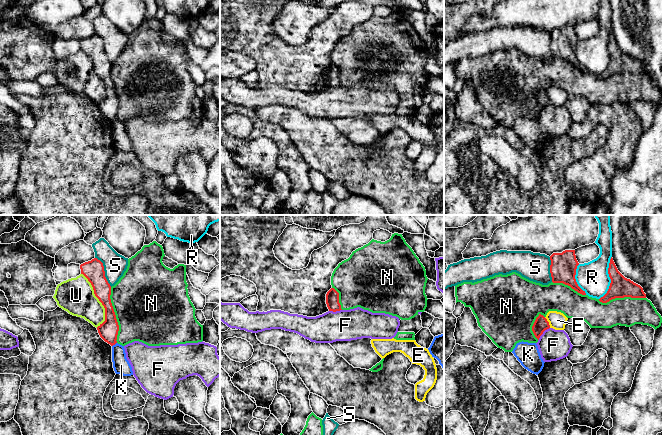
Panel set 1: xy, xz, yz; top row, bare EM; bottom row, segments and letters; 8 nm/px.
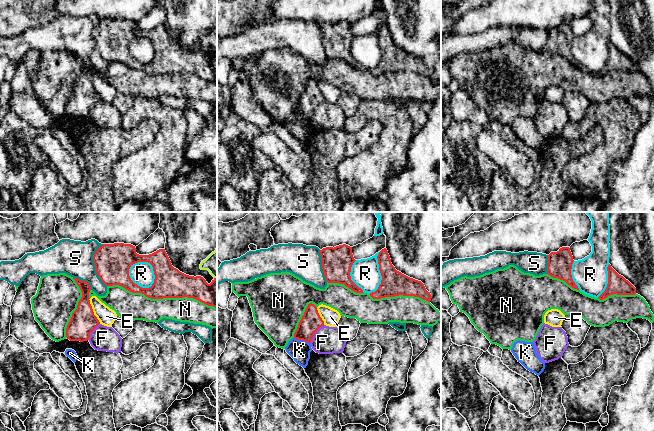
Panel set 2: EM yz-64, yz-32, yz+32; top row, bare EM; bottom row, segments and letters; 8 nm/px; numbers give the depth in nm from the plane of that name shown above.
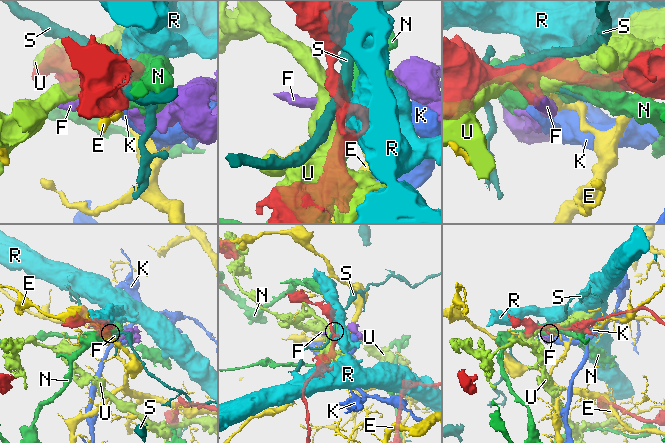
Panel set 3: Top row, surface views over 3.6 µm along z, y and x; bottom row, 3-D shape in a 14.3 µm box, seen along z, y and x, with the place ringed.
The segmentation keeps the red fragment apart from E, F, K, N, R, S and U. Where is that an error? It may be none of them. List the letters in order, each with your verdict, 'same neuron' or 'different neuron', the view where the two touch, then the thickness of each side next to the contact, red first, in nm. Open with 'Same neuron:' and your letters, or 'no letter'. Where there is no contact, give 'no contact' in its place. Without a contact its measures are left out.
Same neuron: no letter
E: different neuron | yz | 120/140 nm
F: different neuron | yz | 120/240 nm
K: different neuron | xy | 160/140 nm
N: different neuron | xy | 160/500 nm
R: different neuron | yz | 170/260 nm
S: different neuron | xy | 170/180 nm
U: different neuron | xy | 170/280 nm

